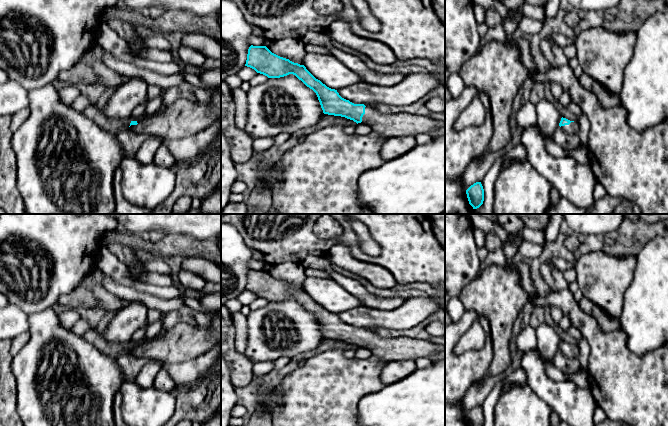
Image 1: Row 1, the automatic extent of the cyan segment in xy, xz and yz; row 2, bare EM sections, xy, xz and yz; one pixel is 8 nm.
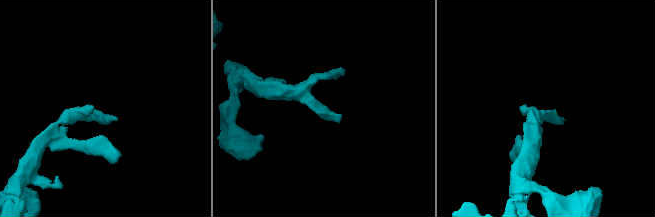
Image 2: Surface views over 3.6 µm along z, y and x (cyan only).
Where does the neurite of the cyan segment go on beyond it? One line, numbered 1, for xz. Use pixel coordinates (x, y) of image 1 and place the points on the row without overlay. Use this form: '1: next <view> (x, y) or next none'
1: next xz (402, 348)

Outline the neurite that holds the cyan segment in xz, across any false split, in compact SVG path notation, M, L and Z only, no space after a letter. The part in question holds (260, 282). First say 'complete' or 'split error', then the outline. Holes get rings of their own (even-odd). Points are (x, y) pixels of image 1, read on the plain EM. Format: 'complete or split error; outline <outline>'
split error; outline M253 270L248 273L247 284L245 290L254 293L257 297L263 298L268 302L280 302L289 298L295 299L307 311L312 313L320 326L324 338L341 340L354 346L361 347L364 345L372 352L372 356L379 358L382 361L390 362L393 360L416 360L422 357L430 357L437 352L437 346L429 341L420 339L412 339L410 337L402 336L398 338L383 338L372 330L365 330L364 328L354 328L349 324L342 322L337 314L331 313L316 303L304 289L294 287L289 283L280 281L272 277L266 270Z

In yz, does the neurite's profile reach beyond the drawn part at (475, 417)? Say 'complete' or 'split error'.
complete

